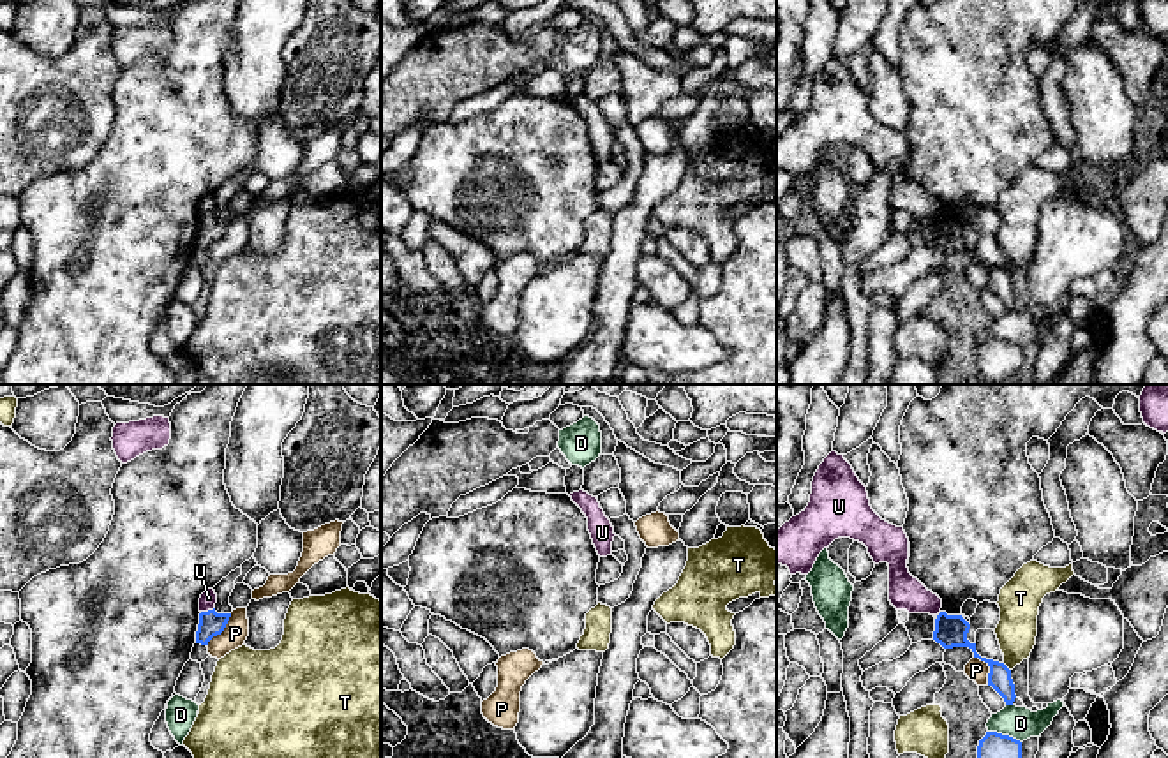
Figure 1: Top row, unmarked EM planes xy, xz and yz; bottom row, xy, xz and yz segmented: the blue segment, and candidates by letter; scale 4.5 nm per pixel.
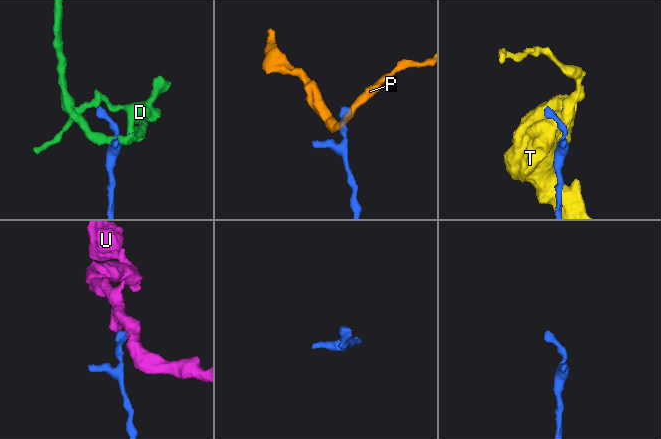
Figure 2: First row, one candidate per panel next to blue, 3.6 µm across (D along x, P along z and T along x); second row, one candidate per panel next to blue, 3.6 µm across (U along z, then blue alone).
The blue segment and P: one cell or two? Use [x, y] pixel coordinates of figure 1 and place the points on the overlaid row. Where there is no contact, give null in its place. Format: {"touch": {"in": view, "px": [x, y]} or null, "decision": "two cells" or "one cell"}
{"touch": {"in": "xy", "px": [221, 631]}, "decision": "two cells"}

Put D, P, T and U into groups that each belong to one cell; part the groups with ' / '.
D / P / T / U

